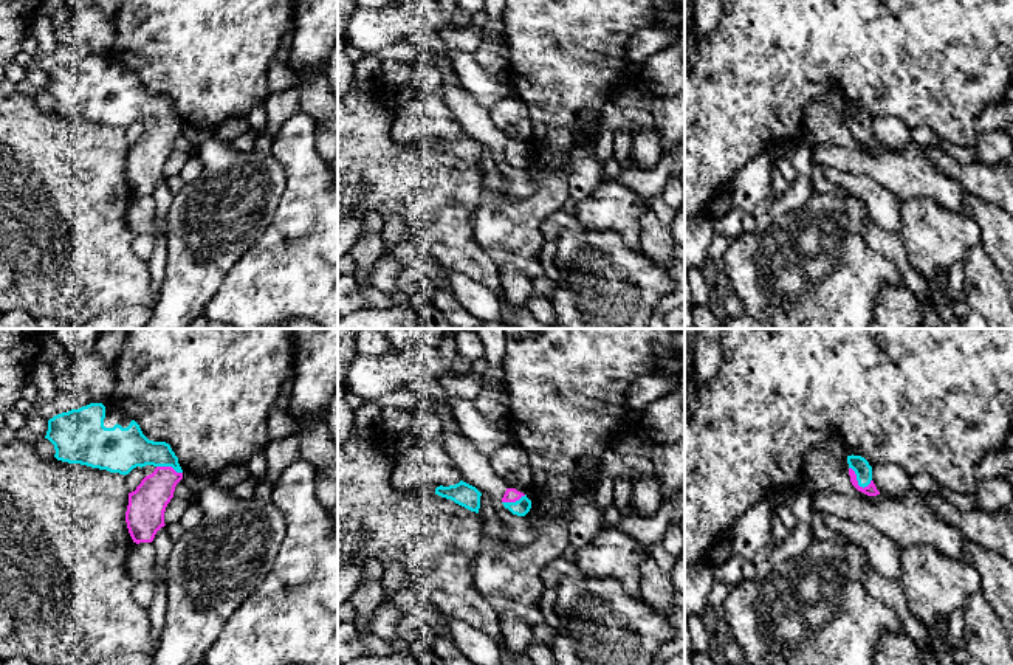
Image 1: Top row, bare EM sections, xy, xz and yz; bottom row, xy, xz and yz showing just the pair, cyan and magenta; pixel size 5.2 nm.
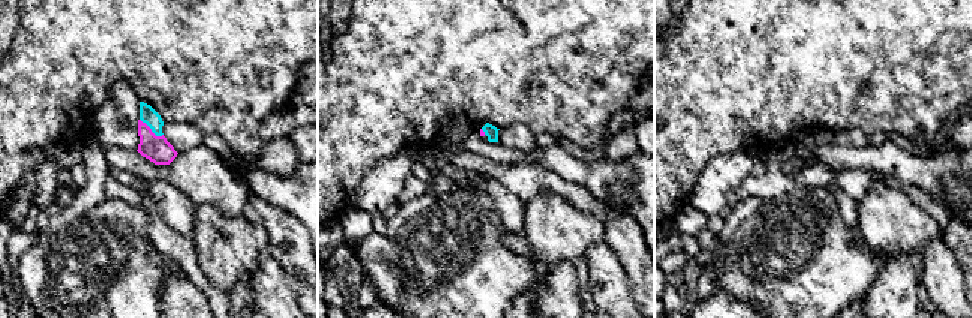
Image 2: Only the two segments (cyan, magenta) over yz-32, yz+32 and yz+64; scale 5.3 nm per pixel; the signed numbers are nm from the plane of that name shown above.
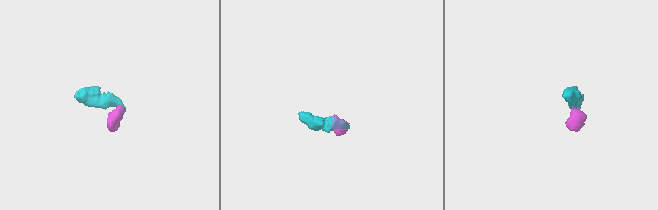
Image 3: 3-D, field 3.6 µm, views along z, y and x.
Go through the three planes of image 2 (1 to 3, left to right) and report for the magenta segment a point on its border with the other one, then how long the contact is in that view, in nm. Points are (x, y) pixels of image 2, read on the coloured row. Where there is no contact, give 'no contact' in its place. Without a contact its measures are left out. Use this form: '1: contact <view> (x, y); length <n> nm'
1: contact yz-32 (152, 131); length 160 nm
2: contact yz+32 (483, 131); length 40 nm
3: no contact

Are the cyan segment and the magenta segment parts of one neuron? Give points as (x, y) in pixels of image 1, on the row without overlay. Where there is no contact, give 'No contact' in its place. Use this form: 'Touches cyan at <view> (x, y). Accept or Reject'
Touches cyan at yz (858, 135). Accept

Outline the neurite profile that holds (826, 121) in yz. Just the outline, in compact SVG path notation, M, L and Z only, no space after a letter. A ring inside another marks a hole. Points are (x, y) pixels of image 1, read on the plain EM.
M832 87L824 99L813 102L805 110L804 138L812 146L835 144L852 150L860 150L872 158L878 158L891 150L881 146L877 149L867 149L852 138L847 105L836 87Z

